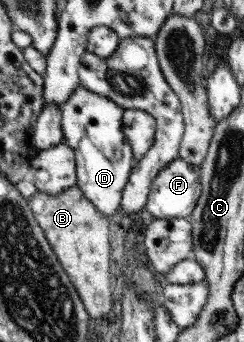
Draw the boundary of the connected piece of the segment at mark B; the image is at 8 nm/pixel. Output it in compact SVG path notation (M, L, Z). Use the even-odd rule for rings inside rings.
M75 185L61 193L48 194L37 189L27 200L29 209L44 231L47 241L56 253L59 263L77 287L89 317L99 319L111 311L111 285L109 284L109 217L97 211Z

